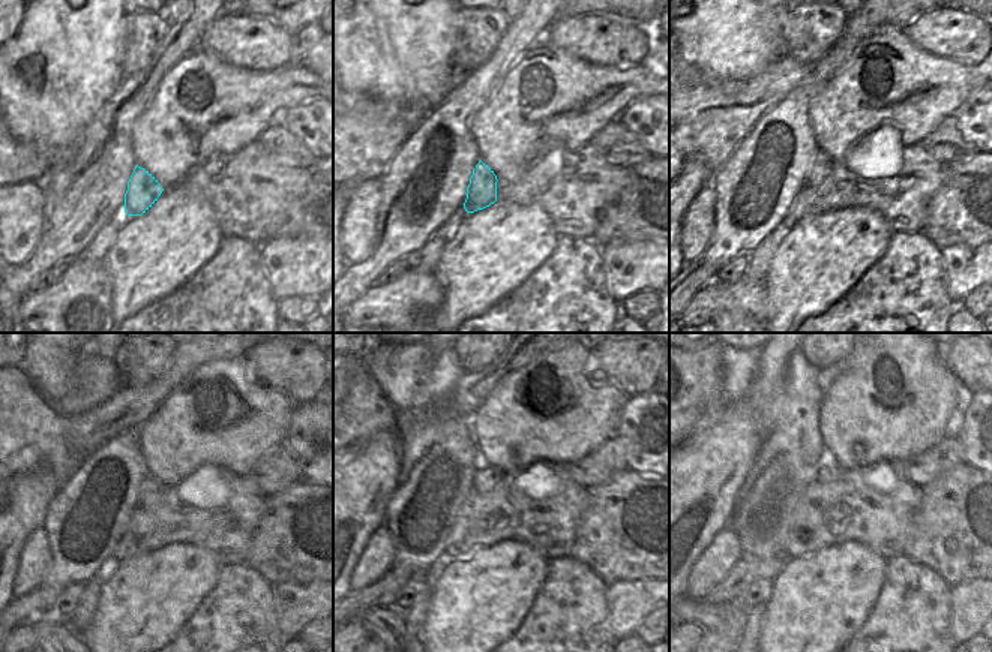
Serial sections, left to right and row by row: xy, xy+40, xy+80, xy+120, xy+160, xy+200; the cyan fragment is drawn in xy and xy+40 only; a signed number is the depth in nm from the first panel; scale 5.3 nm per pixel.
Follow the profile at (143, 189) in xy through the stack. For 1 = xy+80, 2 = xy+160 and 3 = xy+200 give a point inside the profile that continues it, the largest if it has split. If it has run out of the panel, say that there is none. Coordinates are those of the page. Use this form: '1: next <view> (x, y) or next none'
1: next xy+80 (823, 167)
2: next xy+160 (486, 478)
3: next xy+200 (829, 471)

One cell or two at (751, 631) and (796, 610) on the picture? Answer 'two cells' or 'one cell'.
two cells

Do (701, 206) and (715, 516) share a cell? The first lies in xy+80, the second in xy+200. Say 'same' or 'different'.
different

